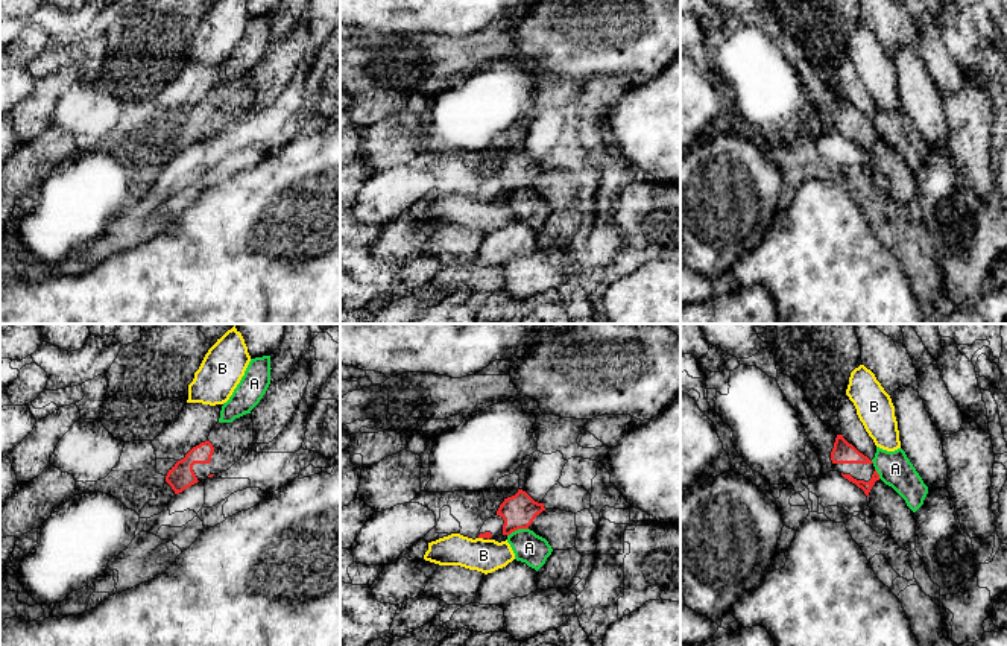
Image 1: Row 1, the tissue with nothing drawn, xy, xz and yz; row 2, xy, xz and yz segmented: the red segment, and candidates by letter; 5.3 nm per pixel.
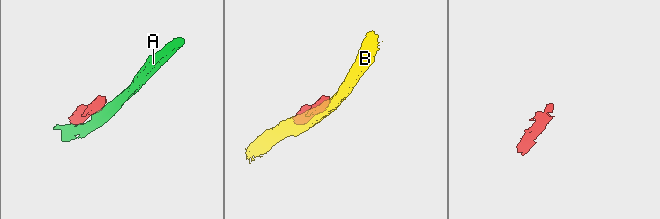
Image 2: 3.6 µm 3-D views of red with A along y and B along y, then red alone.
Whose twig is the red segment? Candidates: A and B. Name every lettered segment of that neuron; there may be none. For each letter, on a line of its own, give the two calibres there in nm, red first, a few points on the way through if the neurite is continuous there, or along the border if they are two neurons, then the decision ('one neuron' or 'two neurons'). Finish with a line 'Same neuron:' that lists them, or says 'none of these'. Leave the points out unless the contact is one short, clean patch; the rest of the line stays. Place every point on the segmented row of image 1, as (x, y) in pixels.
A: 180/160 nm | two neurons
B: 40/180 nm | along xz (479, 537), (482, 538) | two neurons
Same neuron: none of these

